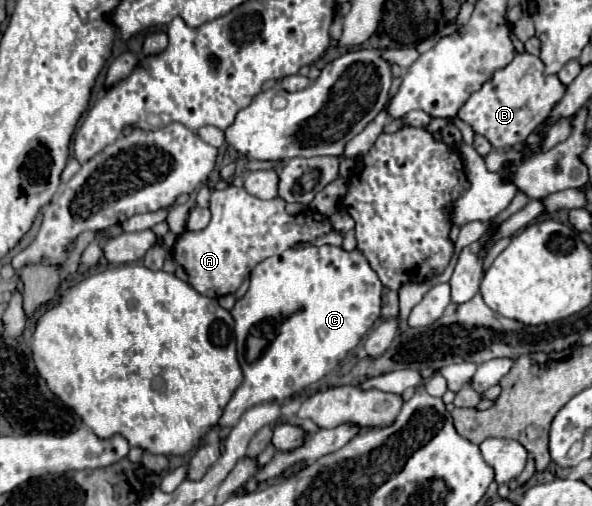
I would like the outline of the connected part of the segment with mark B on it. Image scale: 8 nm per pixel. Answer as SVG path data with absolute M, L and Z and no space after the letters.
M516 52L514 60L506 68L494 72L494 76L466 100L458 110L458 118L470 124L476 134L486 136L494 148L516 146L524 142L526 136L542 124L542 120L546 120L552 106L564 96L564 92L566 88L560 84L558 76L544 76L544 64L538 56Z

